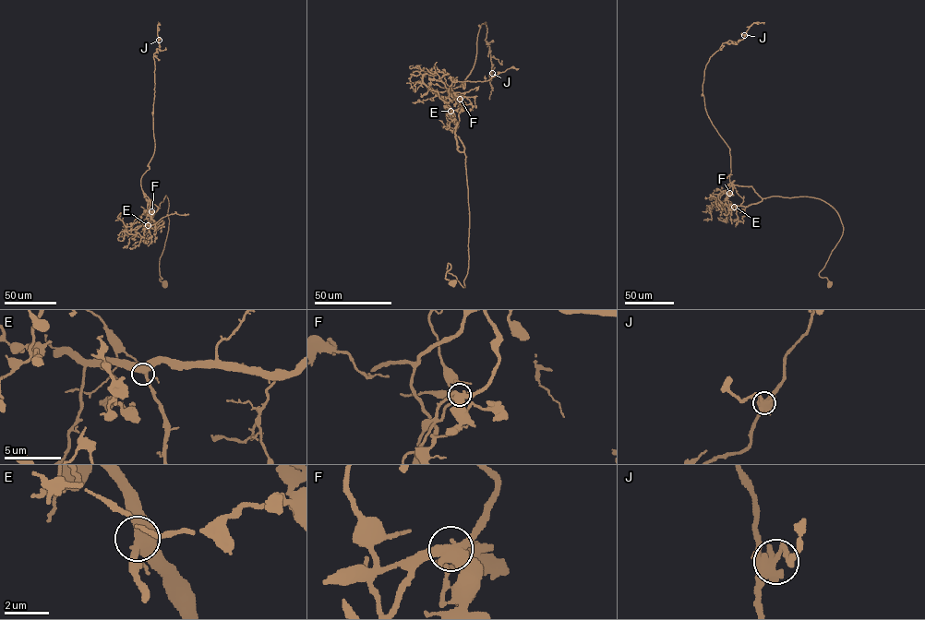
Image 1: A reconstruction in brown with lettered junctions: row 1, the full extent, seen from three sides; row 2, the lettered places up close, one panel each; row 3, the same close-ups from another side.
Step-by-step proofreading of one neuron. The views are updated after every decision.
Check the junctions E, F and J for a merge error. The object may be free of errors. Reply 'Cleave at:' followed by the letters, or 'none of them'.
Cleave at: F

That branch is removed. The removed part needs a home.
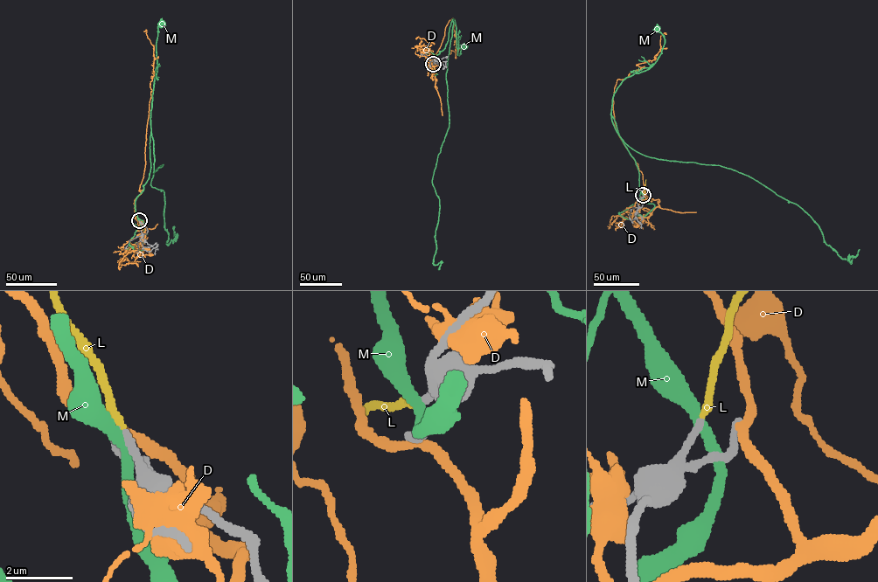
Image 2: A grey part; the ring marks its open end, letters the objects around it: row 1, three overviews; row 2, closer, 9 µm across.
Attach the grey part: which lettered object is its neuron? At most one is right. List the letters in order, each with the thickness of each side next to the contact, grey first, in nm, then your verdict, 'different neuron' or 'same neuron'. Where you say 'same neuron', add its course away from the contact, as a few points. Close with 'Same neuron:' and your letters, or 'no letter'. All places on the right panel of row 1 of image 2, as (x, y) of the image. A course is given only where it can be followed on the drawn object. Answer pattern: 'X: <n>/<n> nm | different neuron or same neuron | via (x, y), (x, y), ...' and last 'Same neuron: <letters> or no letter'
D: 240/260 nm | different neuron
L: 200/220 nm | same neuron | via (643, 196), (645, 179)
M: 240/360 nm | different neuron
Same neuron: L

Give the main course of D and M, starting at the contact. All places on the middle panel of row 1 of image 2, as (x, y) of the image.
D: (433, 65), (430, 60), (437, 57), (445, 28), (452, 17), (456, 52), (451, 50), (449, 54)
M: (433, 64), (431, 57), (444, 48), (453, 18), (457, 55), (464, 47)

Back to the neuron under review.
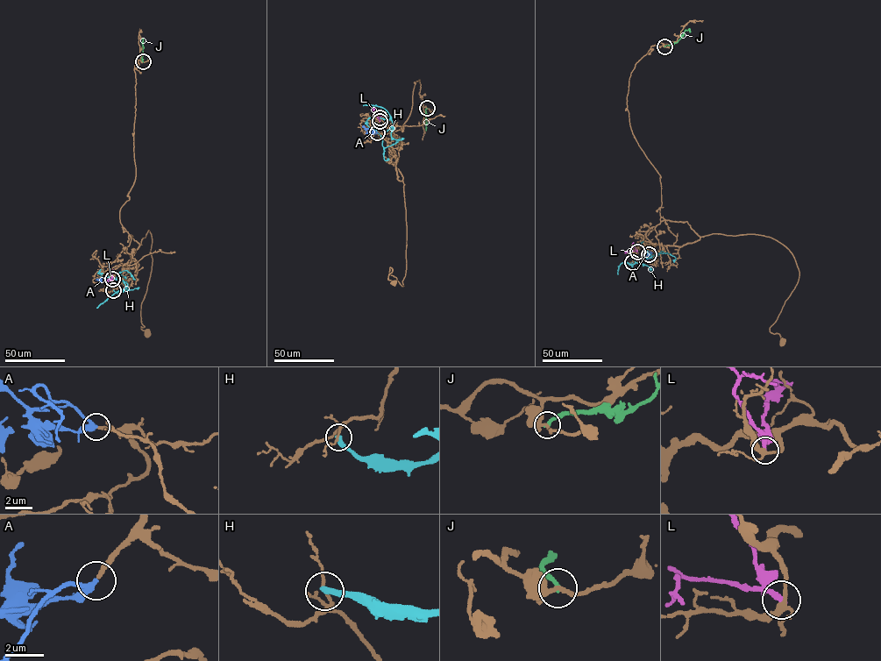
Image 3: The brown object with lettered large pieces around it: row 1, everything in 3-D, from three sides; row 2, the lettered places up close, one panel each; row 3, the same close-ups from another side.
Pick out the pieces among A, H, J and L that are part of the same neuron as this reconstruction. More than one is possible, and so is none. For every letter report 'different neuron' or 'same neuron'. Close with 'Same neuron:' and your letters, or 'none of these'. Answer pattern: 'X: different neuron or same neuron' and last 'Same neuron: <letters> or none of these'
A: same neuron
H: different neuron
J: different neuron
L: different neuron
Same neuron: A

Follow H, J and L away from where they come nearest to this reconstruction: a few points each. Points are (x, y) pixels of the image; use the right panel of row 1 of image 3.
H: (632, 262), (632, 266), (644, 257), (664, 252), (661, 251), (651, 260)
J: (664, 46), (676, 43), (685, 30), (690, 32)
L: (637, 252), (625, 252)

